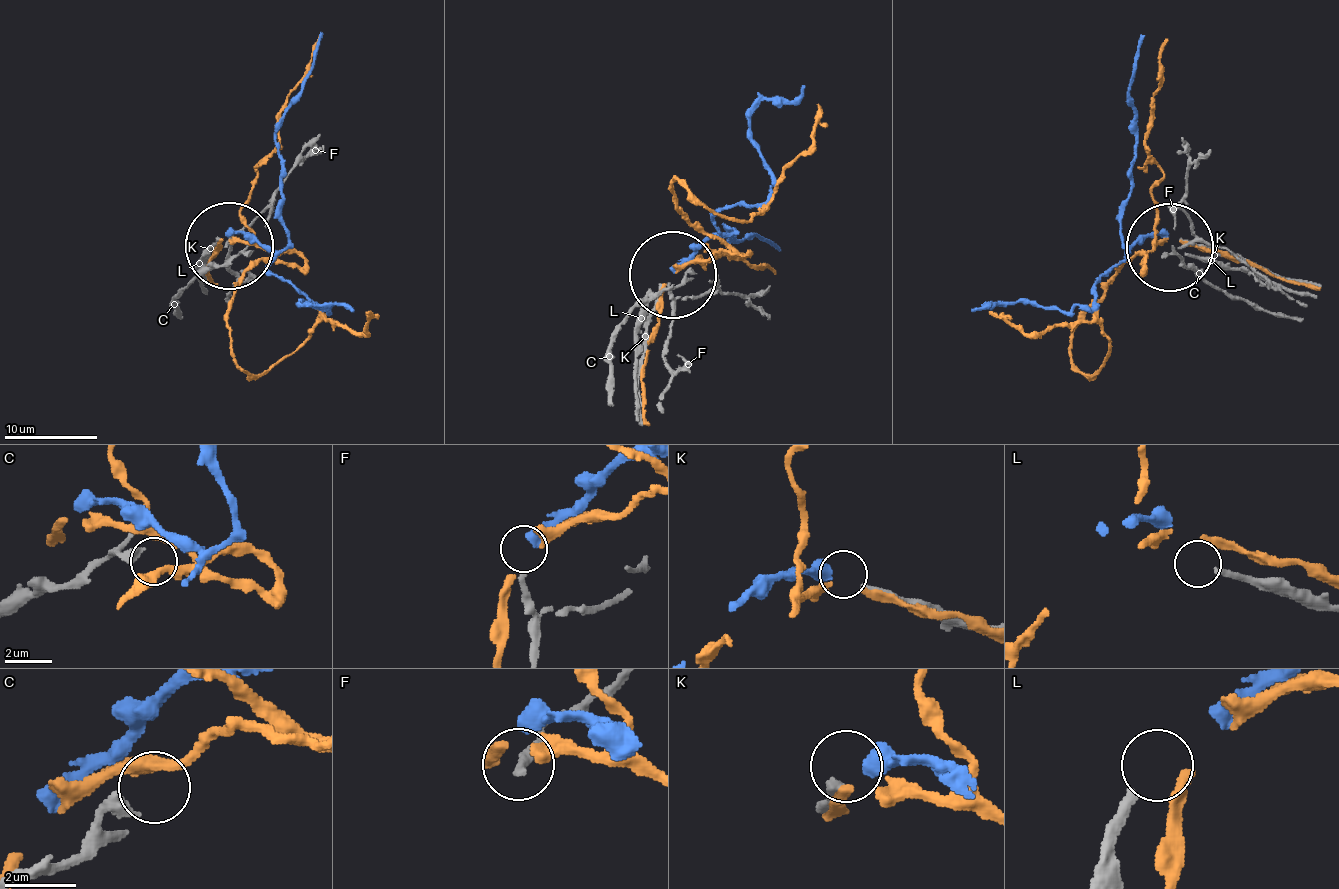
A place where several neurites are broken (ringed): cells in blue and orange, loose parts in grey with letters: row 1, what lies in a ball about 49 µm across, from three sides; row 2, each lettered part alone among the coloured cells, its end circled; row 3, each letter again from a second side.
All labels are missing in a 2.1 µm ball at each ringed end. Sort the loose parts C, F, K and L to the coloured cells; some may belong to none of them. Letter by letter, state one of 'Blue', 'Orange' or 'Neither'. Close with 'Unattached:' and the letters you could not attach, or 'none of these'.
C: Neither
F: Neither
K: Blue
L: Neither
Unattached: C, F, L

